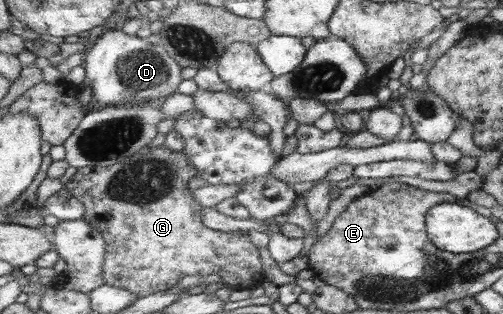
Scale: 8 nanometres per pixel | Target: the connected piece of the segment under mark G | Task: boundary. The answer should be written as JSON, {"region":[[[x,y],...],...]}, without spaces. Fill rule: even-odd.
{"region":[[[145,146],[140,152],[127,156],[124,160],[118,162],[118,164],[112,166],[100,166],[92,165],[85,166],[84,168],[77,169],[76,174],[65,184],[65,188],[81,203],[85,203],[87,206],[87,214],[84,219],[87,219],[92,226],[97,227],[105,235],[107,242],[109,243],[106,260],[105,260],[105,279],[106,285],[117,286],[121,289],[130,290],[134,294],[140,297],[147,297],[150,294],[156,294],[168,289],[174,289],[180,285],[180,282],[184,278],[190,275],[209,275],[219,274],[223,278],[221,286],[229,287],[230,289],[253,289],[258,286],[263,286],[265,280],[262,279],[262,260],[260,260],[260,250],[258,246],[252,242],[252,238],[246,231],[234,231],[234,232],[221,232],[218,230],[212,230],[209,226],[205,225],[202,220],[203,207],[200,203],[197,203],[192,197],[192,190],[190,190],[190,180],[197,176],[198,169],[190,162],[189,156],[184,151],[169,150],[165,147],[150,147]]]}

